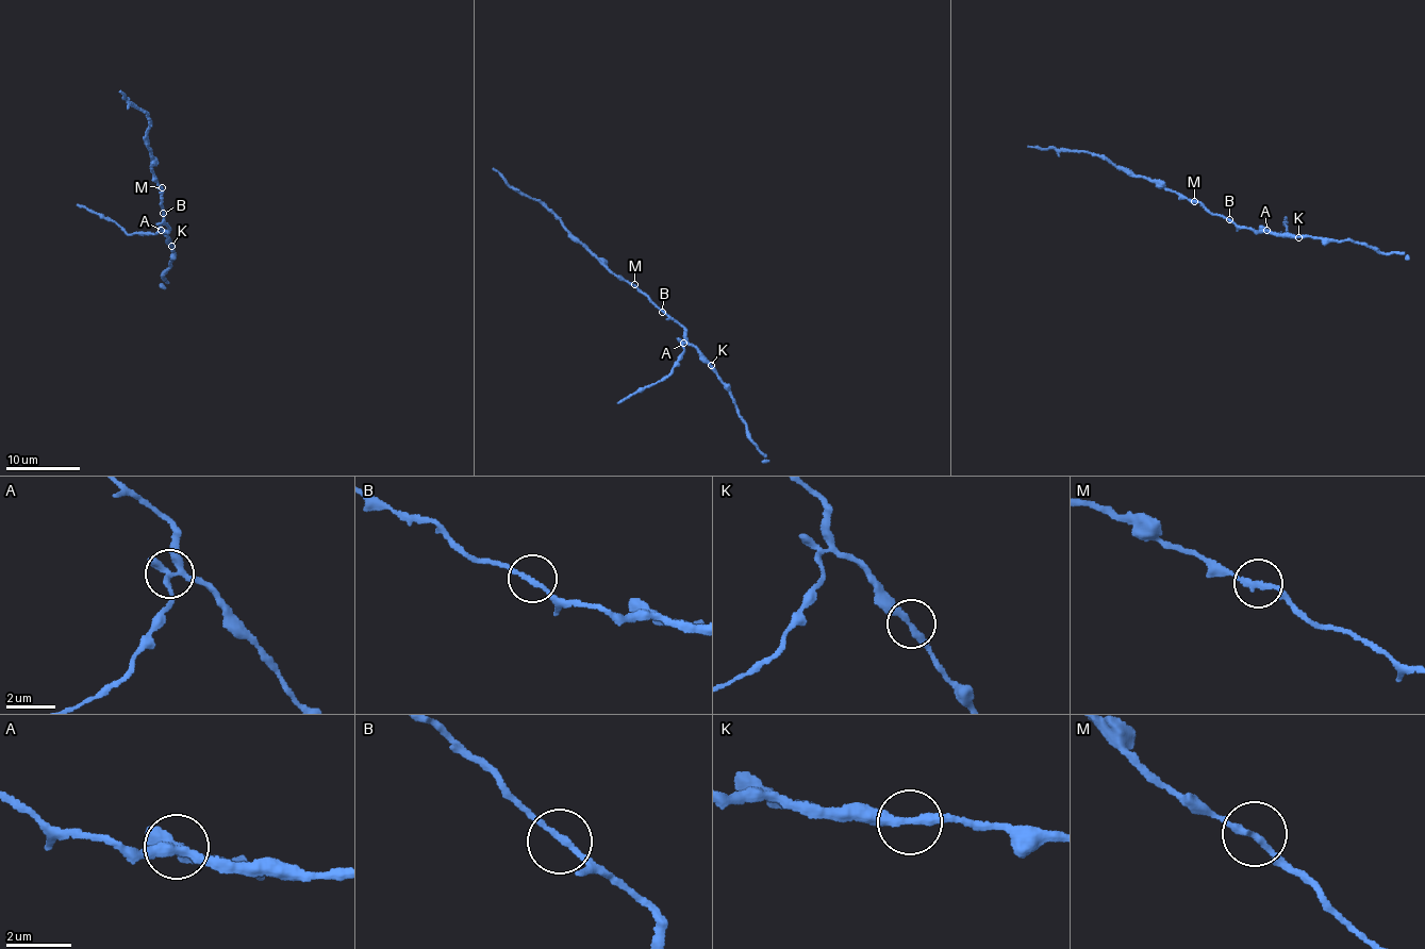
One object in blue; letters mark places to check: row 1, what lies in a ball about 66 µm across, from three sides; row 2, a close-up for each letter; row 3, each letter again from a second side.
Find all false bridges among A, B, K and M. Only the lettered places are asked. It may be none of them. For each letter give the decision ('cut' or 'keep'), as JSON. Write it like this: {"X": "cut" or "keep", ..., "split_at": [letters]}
{"A": "cut", "B": "keep", "K": "keep", "M": "cut", "split_at": ["A", "M"]}

